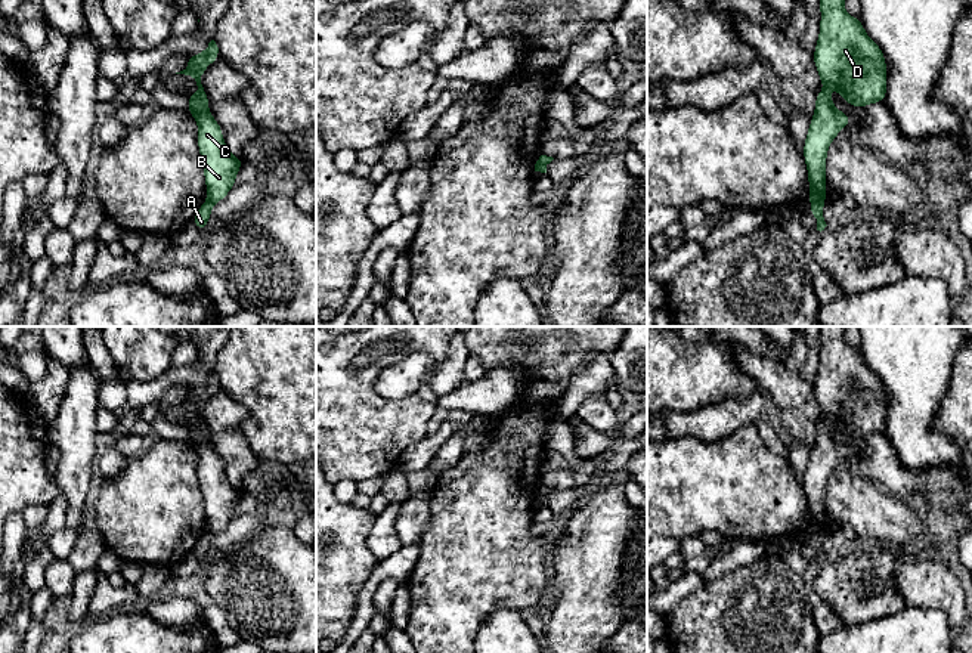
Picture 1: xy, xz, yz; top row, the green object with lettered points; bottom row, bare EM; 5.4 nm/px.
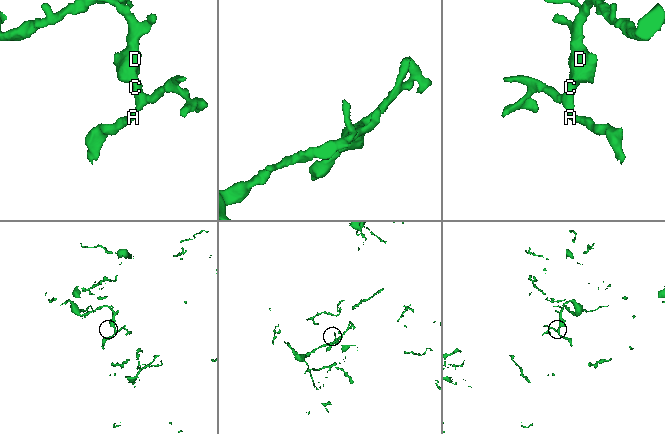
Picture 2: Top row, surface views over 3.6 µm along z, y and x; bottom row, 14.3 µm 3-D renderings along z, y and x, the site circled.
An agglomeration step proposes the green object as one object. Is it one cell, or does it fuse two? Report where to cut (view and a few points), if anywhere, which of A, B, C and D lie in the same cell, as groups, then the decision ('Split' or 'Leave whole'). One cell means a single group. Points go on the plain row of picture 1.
Split along yz (822, 532), (811, 535). Groups: A / B C D. Split

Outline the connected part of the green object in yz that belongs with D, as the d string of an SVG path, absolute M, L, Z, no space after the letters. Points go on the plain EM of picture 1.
M820 326L820 366L812 384L823 420L815 425L815 442L804 477L810 533L824 533L827 479L852 448L838 442L827 418L863 439L886 428L886 393L882 380L864 362L860 349L843 340L846 326Z

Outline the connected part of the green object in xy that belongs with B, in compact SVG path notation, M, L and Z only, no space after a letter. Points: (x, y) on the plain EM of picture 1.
M211 371L199 386L189 386L188 399L176 403L191 406L198 423L185 428L191 437L186 440L198 454L198 480L204 495L207 533L220 533L235 517L235 508L244 496L242 489L232 486L223 471L222 458L208 440L208 425L201 415L204 400L220 389L219 378Z

